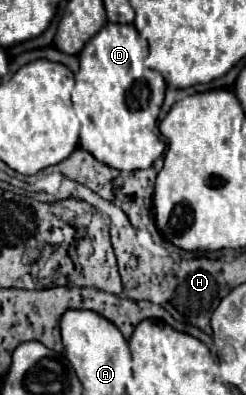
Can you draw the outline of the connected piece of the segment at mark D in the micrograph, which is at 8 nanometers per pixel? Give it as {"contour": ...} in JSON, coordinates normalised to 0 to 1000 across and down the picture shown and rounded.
{"contour":[[[435,61],[329,127],[325,172],[317,182],[297,182],[305,213],[289,228],[289,263],[297,299],[321,309],[313,375],[346,375],[411,415],[500,435],[606,425],[671,380],[671,365],[630,339],[630,319],[679,213],[654,187],[589,167],[589,142],[606,142],[606,106],[581,101],[533,61]]]}

